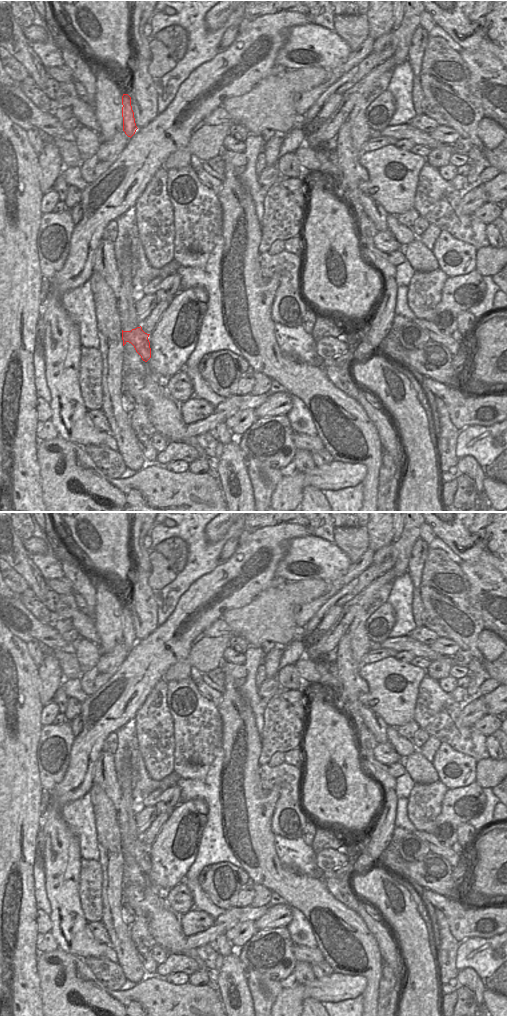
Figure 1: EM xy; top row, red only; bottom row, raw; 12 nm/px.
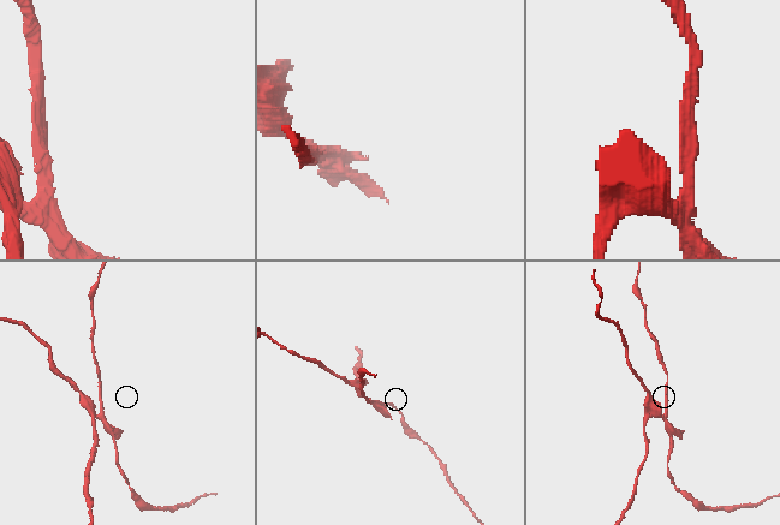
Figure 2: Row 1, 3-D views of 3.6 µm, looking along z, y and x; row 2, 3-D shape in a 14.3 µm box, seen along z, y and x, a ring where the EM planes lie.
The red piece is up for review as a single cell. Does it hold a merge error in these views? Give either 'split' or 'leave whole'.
split

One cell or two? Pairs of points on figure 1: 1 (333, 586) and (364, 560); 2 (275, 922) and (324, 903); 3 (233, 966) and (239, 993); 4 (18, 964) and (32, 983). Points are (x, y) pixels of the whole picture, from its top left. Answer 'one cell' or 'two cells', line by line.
1: one cell
2: two cells
3: one cell
4: one cell

